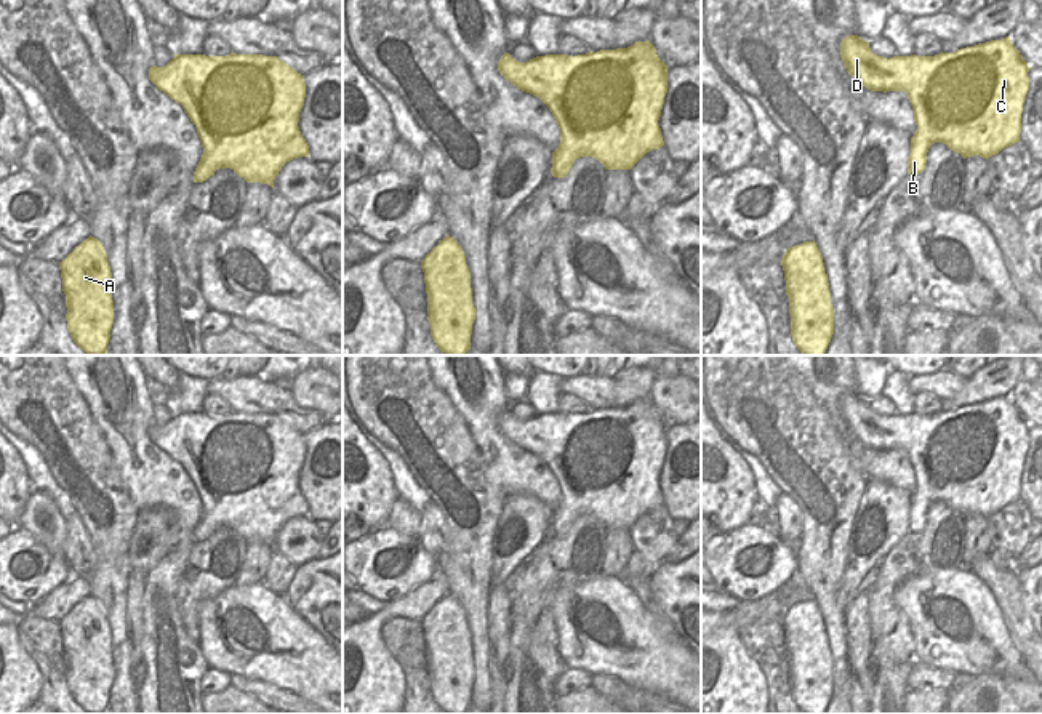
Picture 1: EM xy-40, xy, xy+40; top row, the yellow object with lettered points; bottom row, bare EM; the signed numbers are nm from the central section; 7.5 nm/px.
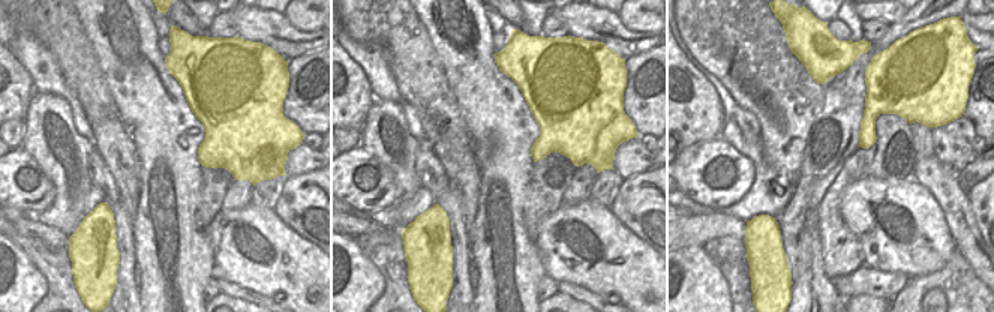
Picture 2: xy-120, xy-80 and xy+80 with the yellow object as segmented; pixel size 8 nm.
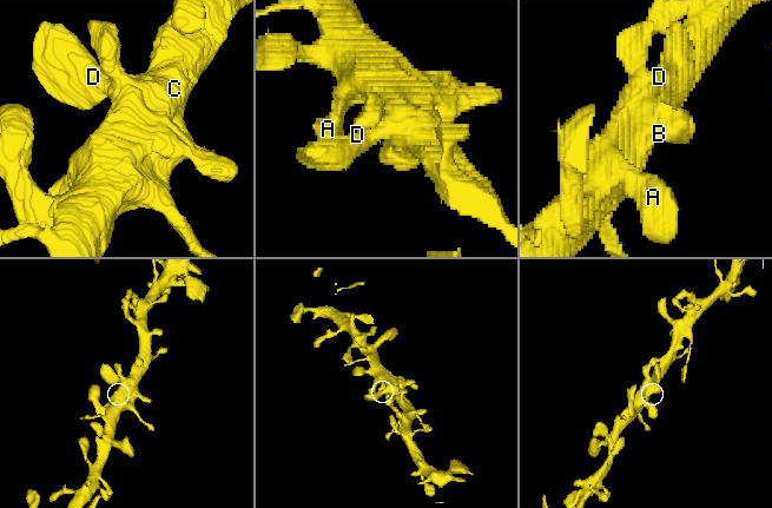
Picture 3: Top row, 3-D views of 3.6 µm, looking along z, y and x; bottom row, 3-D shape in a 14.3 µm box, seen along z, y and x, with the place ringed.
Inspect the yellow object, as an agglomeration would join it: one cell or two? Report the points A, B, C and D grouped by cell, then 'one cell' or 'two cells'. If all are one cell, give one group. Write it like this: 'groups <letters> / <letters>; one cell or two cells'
groups A B C D; one cell

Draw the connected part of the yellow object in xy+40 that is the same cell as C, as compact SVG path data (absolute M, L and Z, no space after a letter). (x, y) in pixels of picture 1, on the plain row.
M847 394L840 402L840 416L847 431L871 450L904 450L912 464L917 488L911 496L908 531L919 533L925 528L927 511L932 503L943 501L964 517L980 514L989 517L1002 507L1020 501L1023 461L1029 448L1029 424L1013 405L1010 395L991 399L954 411L935 415L893 415L890 418L871 410L869 400L858 394Z

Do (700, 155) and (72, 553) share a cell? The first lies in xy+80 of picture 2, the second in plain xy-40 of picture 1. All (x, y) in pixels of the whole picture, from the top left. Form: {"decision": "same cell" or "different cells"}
{"decision": "different cells"}

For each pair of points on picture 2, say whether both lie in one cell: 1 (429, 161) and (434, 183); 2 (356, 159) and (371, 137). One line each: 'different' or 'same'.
1: same
2: different

